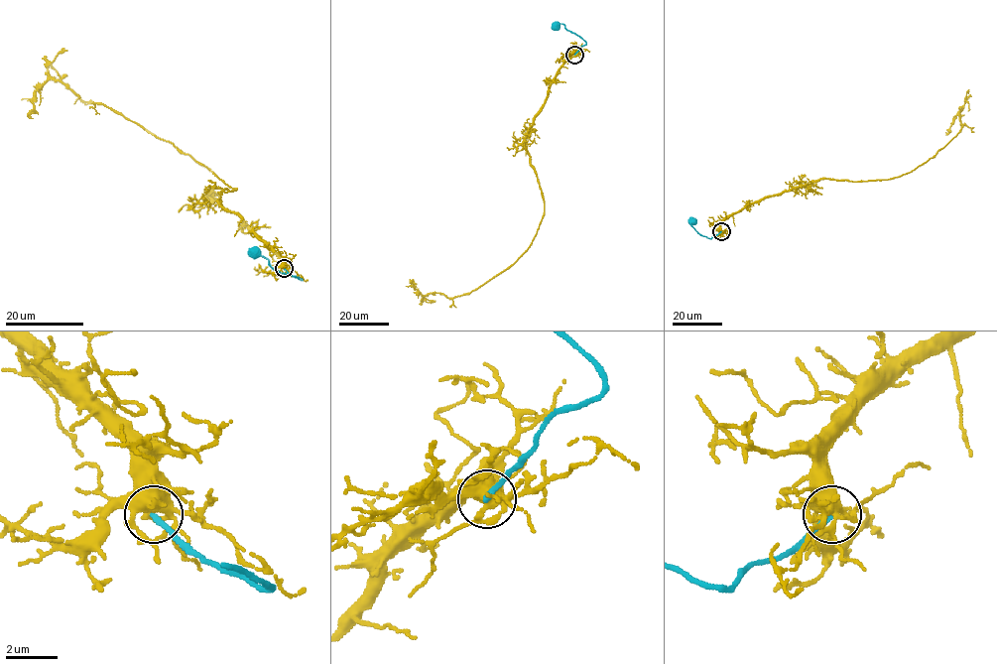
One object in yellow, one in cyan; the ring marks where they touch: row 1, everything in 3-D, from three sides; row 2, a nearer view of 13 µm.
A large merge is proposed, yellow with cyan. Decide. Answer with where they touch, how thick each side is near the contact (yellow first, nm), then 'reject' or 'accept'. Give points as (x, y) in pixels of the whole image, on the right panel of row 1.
(721, 231) | 440/220 nm | reject

